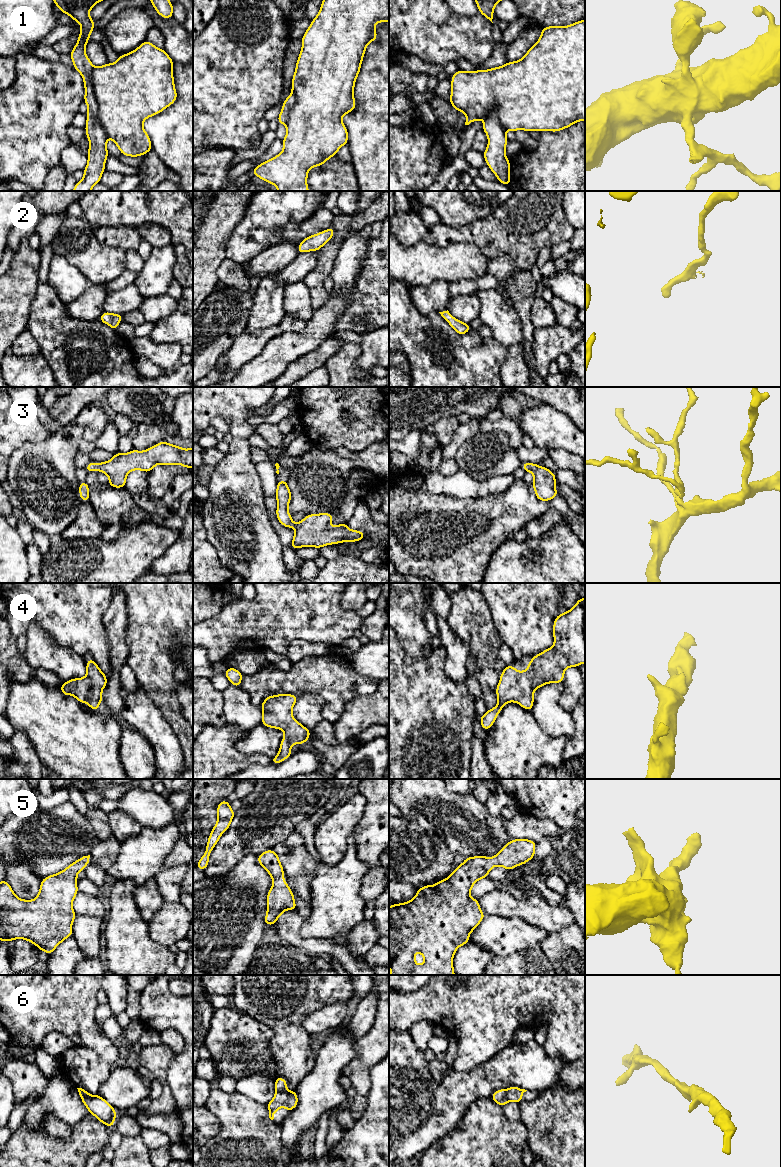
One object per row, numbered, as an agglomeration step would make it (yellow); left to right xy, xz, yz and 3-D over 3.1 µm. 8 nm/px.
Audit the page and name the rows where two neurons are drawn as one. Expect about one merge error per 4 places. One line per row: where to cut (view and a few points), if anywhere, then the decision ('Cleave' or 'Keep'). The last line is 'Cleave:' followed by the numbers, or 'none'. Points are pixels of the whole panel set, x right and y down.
1: Split along xy (93, 67), (92, 89), (97, 105), (97, 116), (108, 136). Cleave
2: No split. Keep
3: No split. Keep
4: No split. Keep
5: No split. Keep
6: No split. Keep
Cleave: 1

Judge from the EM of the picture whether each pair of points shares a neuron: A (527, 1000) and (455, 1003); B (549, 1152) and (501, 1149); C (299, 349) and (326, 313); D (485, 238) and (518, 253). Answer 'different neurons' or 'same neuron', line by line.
A: same neuron
B: different neurons
C: same neuron
D: same neuron

